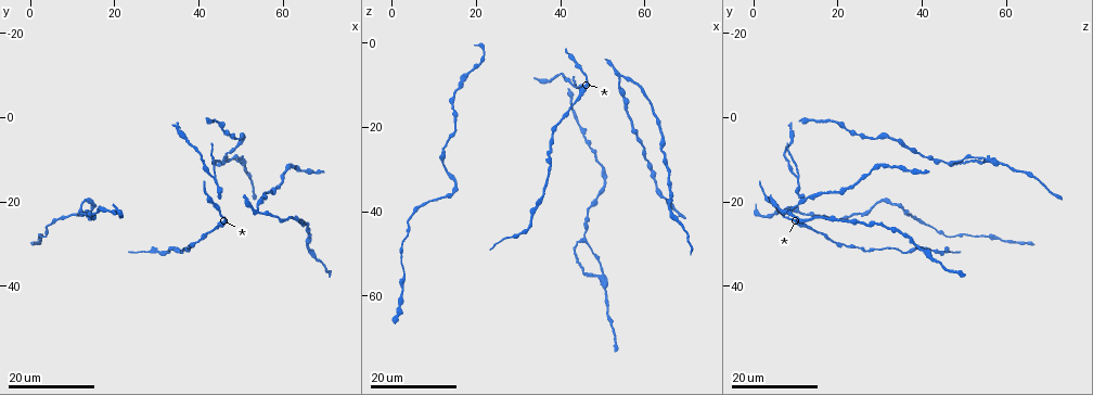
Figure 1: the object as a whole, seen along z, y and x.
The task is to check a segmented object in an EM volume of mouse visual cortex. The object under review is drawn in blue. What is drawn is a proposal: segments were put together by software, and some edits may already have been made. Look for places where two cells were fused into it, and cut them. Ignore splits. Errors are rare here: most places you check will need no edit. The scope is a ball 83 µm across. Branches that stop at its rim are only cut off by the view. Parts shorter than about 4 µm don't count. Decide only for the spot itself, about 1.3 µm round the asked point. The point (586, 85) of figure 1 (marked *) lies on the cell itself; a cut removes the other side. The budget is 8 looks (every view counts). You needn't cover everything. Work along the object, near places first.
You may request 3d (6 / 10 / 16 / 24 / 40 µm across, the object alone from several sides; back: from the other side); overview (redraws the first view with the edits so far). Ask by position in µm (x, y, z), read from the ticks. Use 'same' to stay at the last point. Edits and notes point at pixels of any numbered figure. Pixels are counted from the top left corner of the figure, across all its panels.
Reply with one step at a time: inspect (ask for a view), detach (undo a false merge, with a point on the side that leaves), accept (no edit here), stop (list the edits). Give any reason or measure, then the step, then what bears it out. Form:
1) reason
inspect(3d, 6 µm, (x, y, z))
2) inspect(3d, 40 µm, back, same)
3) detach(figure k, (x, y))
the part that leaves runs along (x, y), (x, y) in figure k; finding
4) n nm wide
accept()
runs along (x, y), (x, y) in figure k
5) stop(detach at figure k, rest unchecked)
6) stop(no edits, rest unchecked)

inspect(3d, 24 µm, (45.0, 22.0, 7.0))

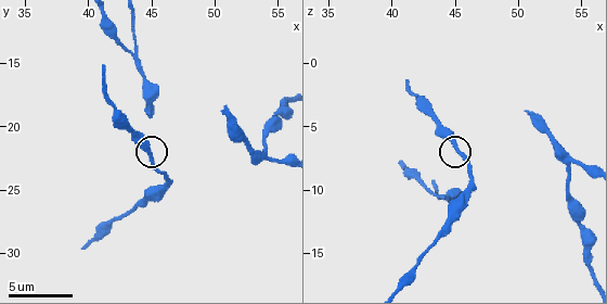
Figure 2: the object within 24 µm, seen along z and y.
zoom in
inspect(3d, 10 µm, (44.8, 22.4, 6.6))

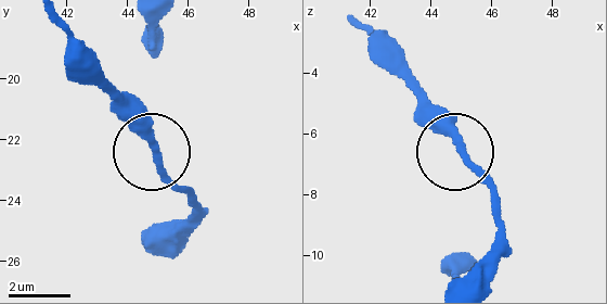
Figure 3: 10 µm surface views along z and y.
inspect(3d, 10 µm, back, (44.9, 22.6, 6.4))

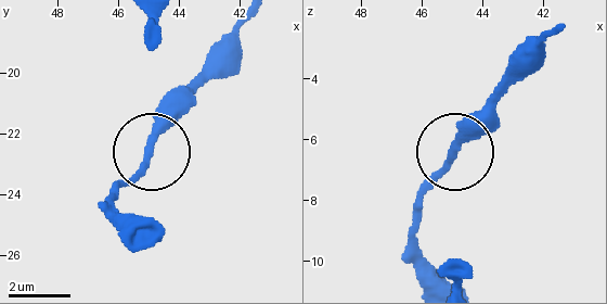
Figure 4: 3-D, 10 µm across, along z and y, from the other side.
accept()
runs along (423, 254), (415, 233), (421, 194), (475, 119) in figure 4; one cell here

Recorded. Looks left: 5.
three-way junction
inspect(3d, 6 µm, (43.6, 14.0, 10.4))

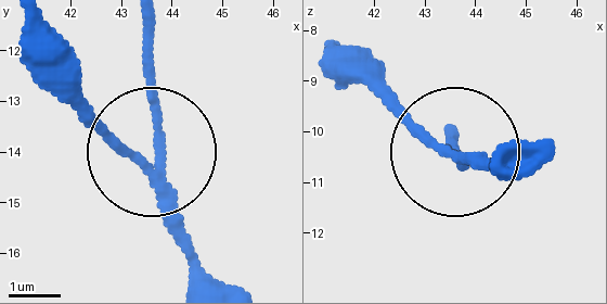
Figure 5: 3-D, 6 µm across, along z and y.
from behind
inspect(3d, 6 µm, back, (43.45, 14.05, 10.45))

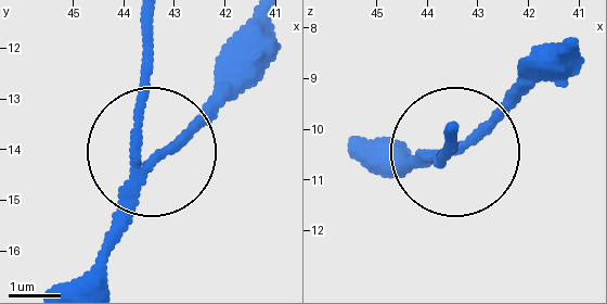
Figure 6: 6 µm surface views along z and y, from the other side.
160 nm wide
accept()
continuous, no second cell

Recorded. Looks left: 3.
three-way junction
inspect(3d, 24 µm, (14.5, 23.0, 36.0))

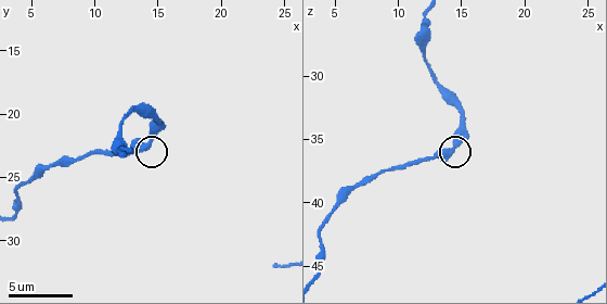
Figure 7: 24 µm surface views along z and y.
inspect(3d, 6 µm, (13.8, 22.6, 36.0))

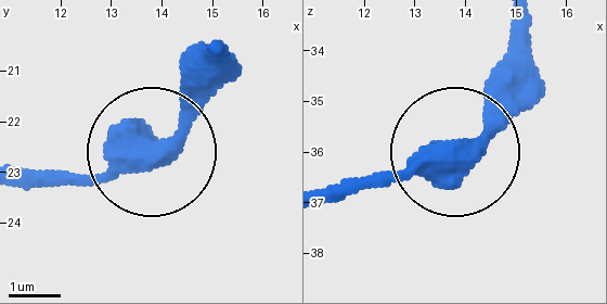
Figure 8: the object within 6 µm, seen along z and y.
340 nm wide
accept()
all the same cell

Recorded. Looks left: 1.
thick turns thin
inspect(3d, 16 µm, (12.0, 21.8, 27.8))

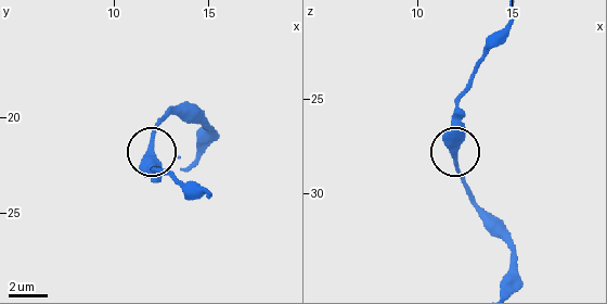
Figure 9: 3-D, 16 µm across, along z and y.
accept()
continuous, no second cell

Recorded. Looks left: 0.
stop(no edits, rest unchecked)

